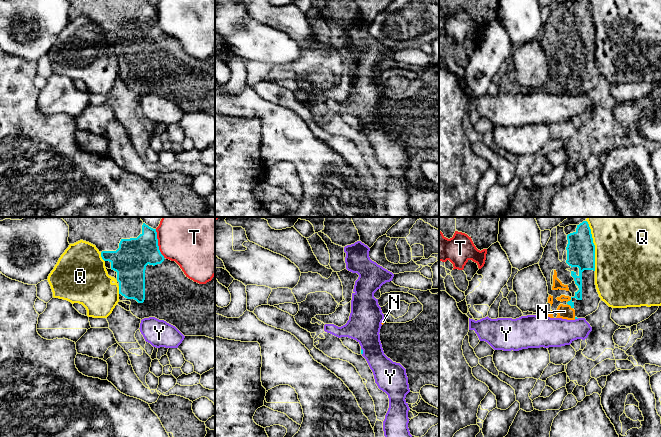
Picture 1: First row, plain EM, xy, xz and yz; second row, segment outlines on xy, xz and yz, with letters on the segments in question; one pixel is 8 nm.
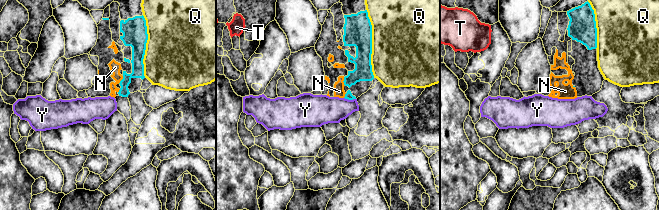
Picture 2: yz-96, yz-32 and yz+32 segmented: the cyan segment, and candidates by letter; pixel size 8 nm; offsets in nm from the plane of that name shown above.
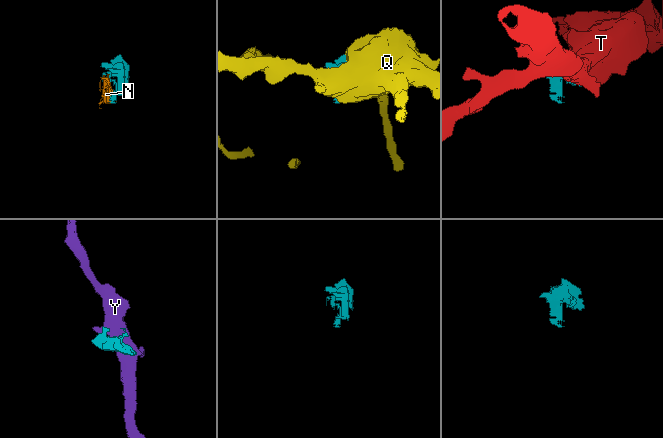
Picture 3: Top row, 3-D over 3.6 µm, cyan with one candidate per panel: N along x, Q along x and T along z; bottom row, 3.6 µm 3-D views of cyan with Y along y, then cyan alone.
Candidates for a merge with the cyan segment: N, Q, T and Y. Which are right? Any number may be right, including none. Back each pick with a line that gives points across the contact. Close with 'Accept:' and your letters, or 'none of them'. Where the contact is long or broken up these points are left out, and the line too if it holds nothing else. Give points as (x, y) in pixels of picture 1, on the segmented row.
Accept: N

